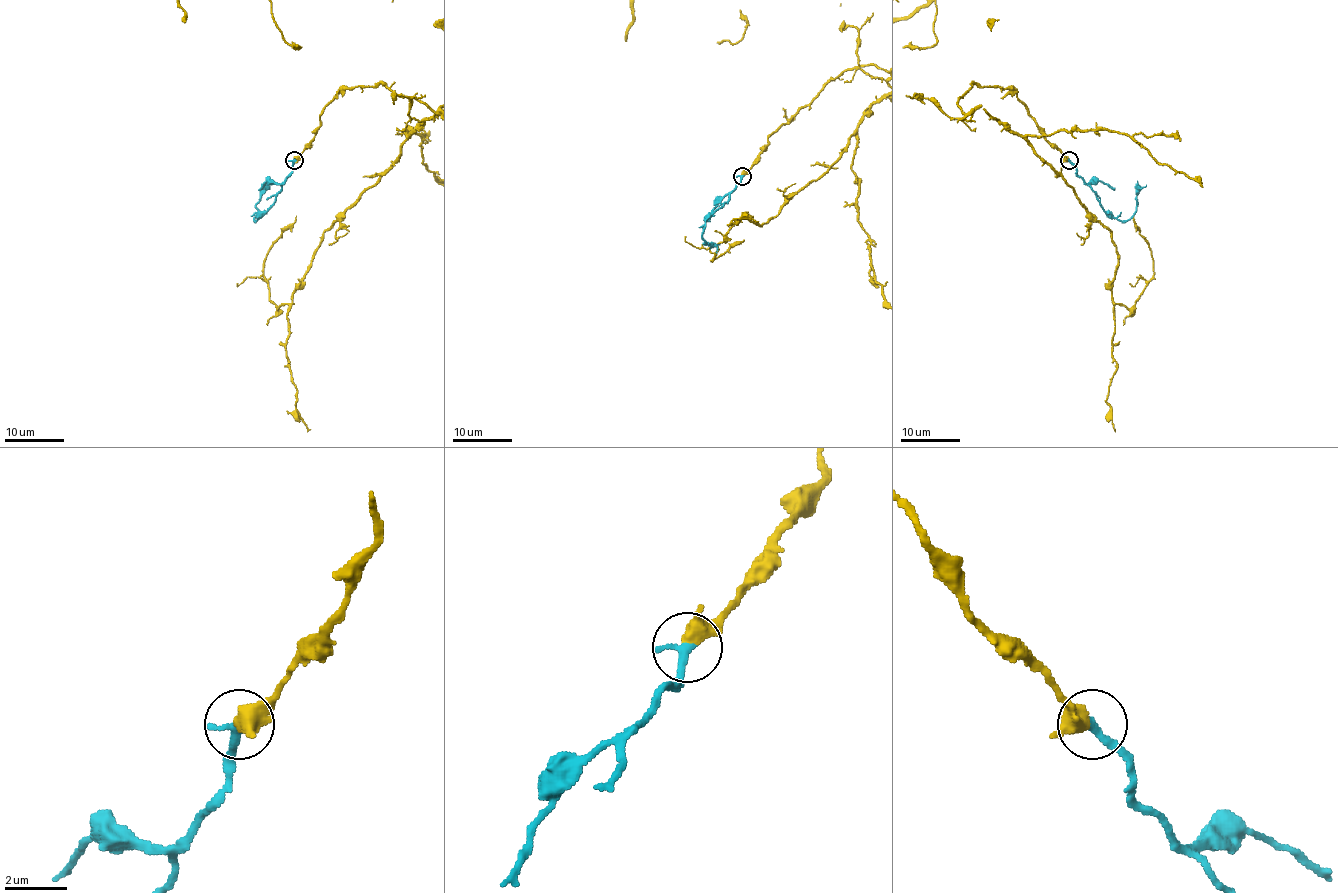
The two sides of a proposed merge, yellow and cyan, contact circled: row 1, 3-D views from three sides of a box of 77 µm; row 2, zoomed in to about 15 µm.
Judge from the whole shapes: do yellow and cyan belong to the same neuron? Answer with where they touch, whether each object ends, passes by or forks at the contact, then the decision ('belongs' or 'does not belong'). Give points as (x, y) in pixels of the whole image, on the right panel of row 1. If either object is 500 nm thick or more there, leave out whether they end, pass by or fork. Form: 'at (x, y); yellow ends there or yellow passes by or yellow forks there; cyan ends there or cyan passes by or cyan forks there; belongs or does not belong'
at (1069, 160); yellow passes by; cyan ends there; belongs

